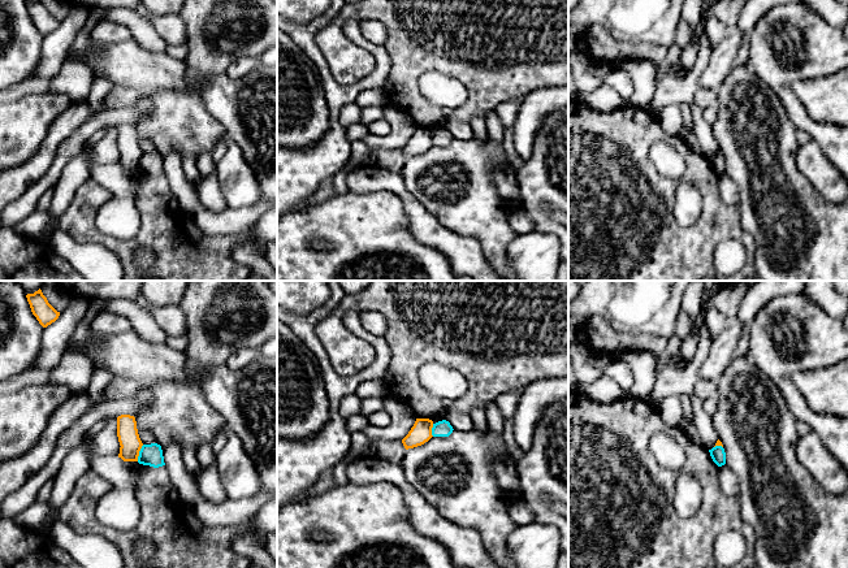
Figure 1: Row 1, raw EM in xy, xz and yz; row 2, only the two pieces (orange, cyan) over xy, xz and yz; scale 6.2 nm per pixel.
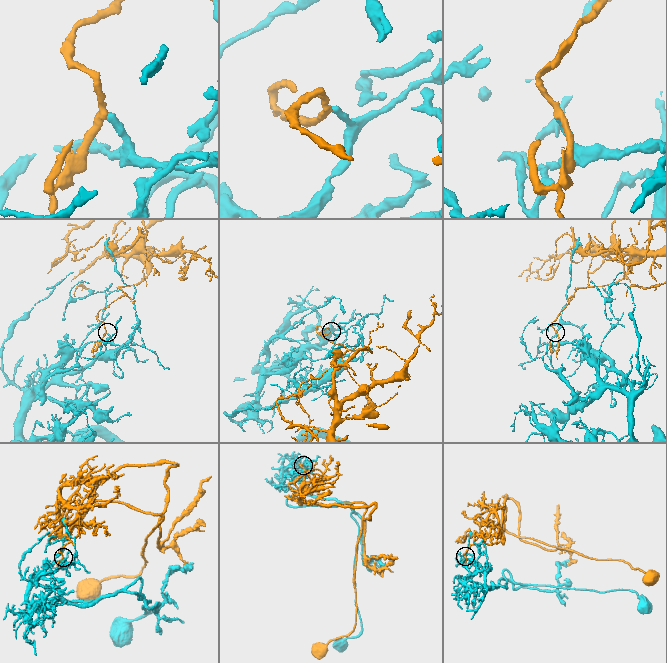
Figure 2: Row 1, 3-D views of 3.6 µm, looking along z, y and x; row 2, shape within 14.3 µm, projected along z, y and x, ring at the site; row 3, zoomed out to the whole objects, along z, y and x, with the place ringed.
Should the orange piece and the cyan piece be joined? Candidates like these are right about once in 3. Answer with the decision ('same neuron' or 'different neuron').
different neuron

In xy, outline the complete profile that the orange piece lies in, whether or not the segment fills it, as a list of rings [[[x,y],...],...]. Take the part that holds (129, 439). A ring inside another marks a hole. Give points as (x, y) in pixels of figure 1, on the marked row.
[[[121,415],[117,417],[117,437],[120,442],[120,454],[124,461],[138,461],[139,451],[143,446],[134,416]]]

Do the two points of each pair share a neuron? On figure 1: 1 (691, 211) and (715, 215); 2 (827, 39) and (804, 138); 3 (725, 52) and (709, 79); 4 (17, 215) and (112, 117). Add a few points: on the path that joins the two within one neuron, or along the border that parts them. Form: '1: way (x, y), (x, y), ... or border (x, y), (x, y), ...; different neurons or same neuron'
1: border (691, 183), (701, 198), (701, 213), (682, 228); different neurons
2: border (797, 128), (805, 131); different neurons
3: way (722, 59), (715, 73); same neuron
4: way (39, 187), (55, 172), (65, 152), (85, 131); same neuron

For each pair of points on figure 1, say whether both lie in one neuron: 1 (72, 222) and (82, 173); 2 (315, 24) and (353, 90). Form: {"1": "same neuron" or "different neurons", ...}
{"1": "different neurons", "2": "same neuron"}

